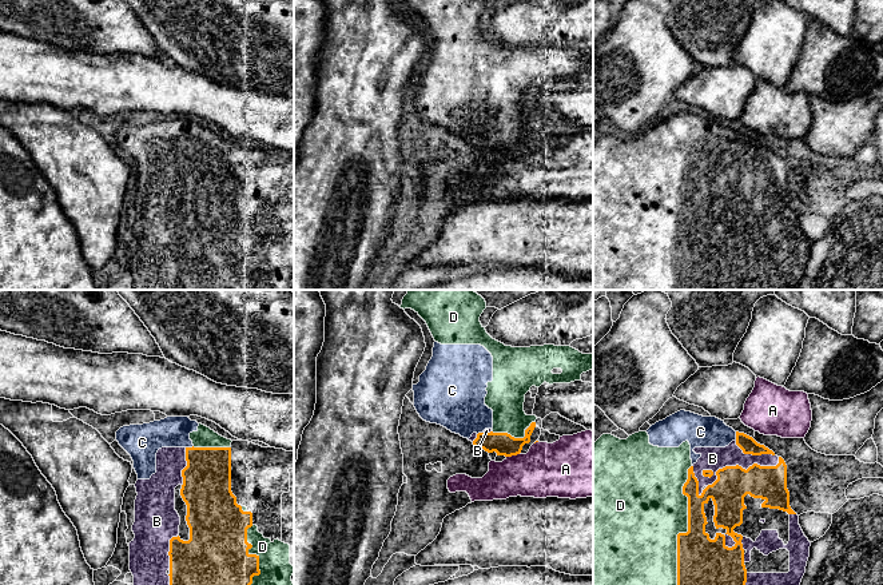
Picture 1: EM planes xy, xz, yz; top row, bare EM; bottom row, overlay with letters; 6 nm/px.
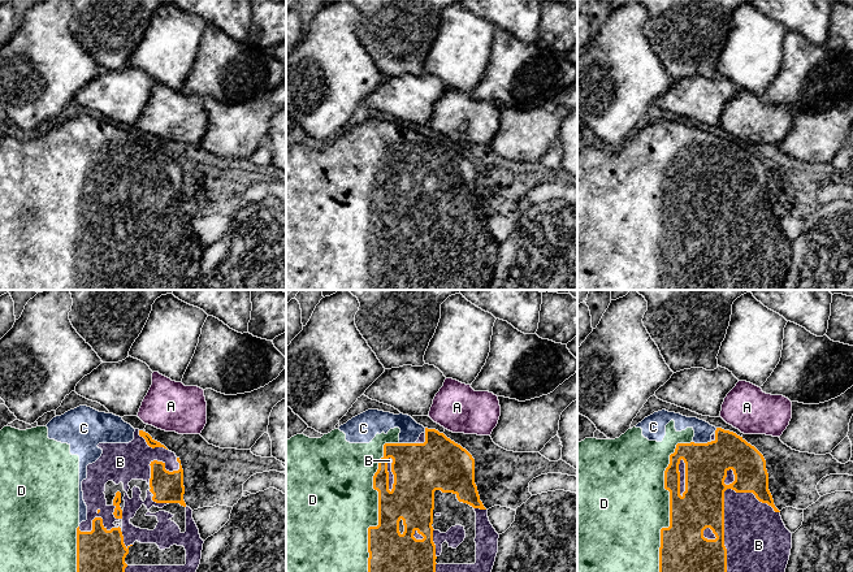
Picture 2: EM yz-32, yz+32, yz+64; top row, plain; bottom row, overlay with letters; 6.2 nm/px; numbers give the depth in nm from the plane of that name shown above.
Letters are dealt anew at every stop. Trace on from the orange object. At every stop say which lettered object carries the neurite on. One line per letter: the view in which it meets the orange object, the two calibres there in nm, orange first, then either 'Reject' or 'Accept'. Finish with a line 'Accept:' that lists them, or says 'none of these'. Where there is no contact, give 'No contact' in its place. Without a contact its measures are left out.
A: Touches orange in xz. Thickness 140 nm (orange) against 320 nm. Reject
B: Touches orange in yz. Thickness 200 nm (orange) against 140 nm. Accept
C: Touches orange in yz. Thickness 100 nm (orange) against 190 nm. Accept
D: Touches orange in yz. Thickness 280 nm (orange) against 440 nm. Accept
Accept: B, C, D

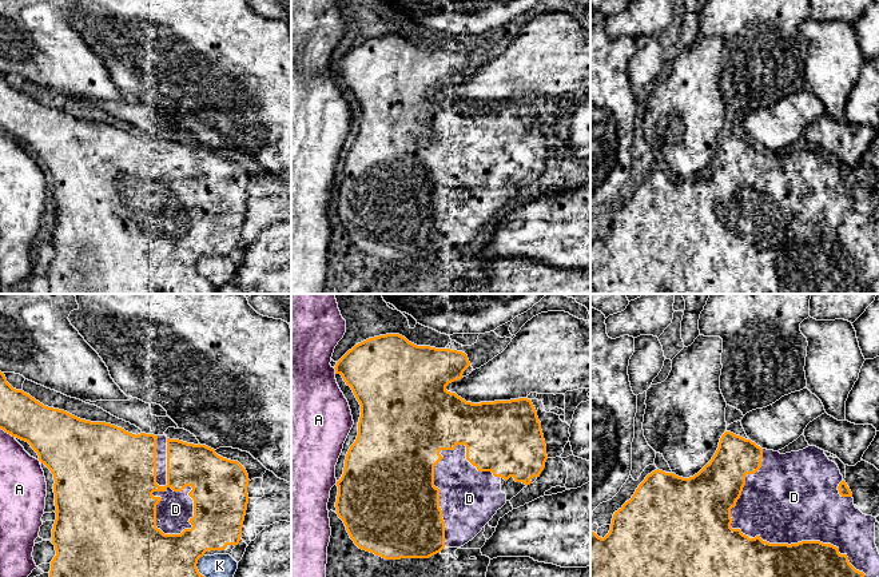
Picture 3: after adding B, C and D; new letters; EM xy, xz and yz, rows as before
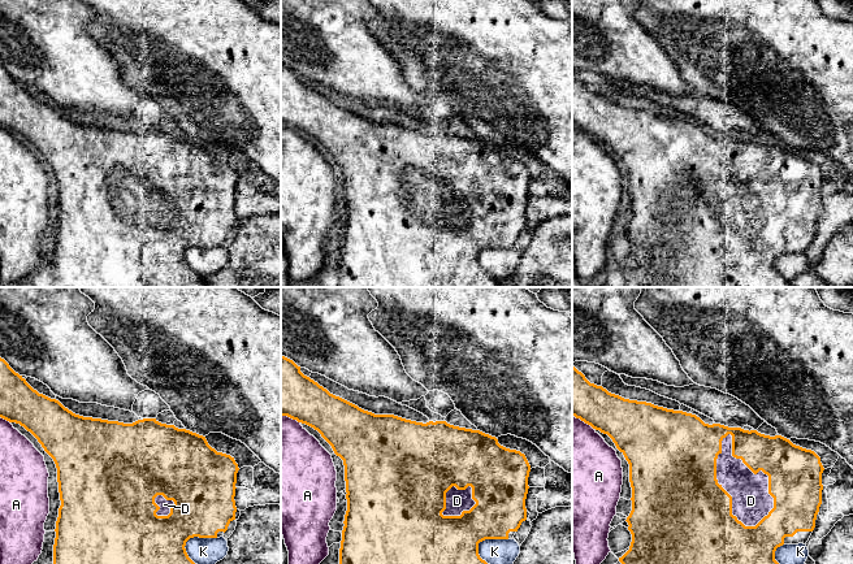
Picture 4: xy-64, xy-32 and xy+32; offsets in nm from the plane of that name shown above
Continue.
A: Touches orange in xz. Thickness 380 nm (orange) against 480 nm. Reject
D: Touches orange in xy. Thickness 440 nm (orange) against 200 nm. Accept
K: Touches orange in xy. Thickness 280 nm (orange) against 140 nm. Reject
Accept: D

